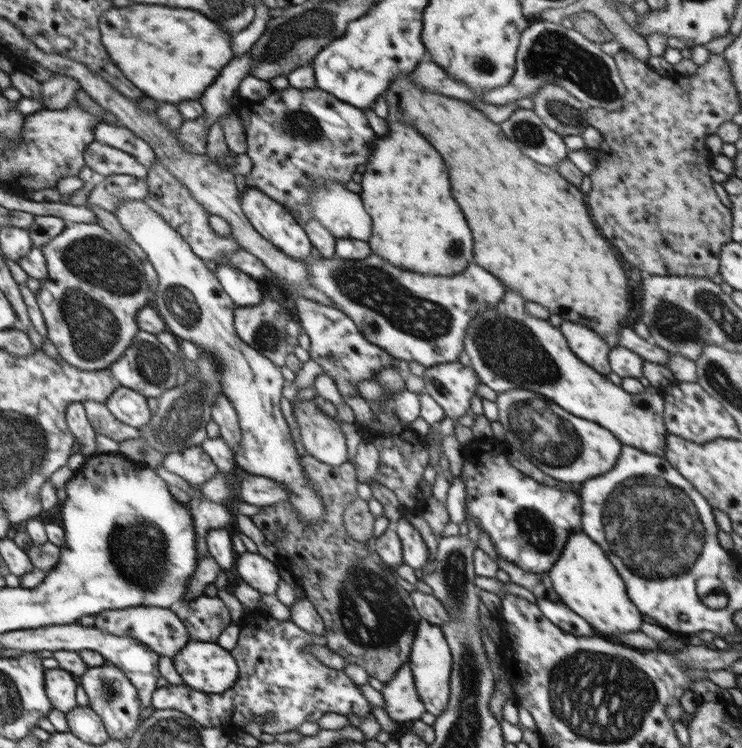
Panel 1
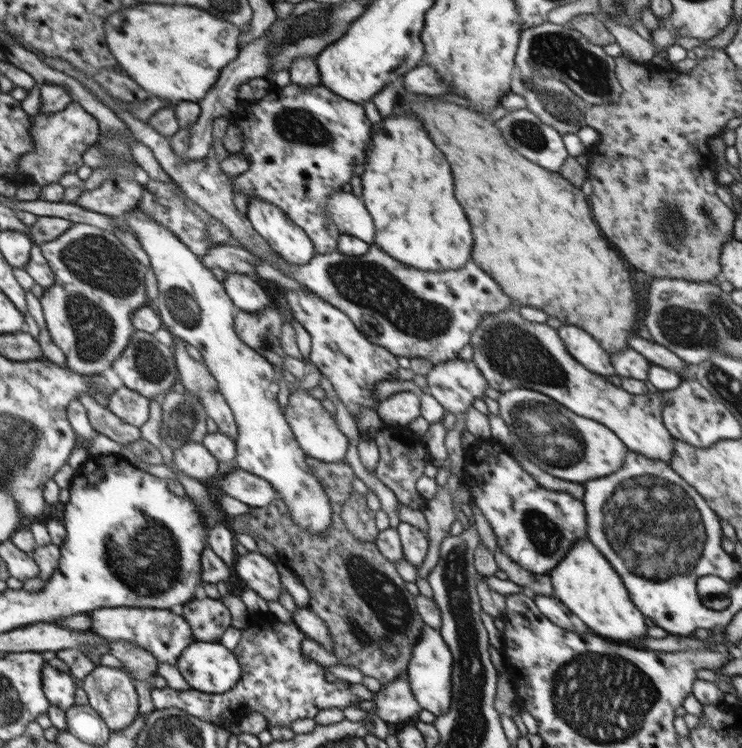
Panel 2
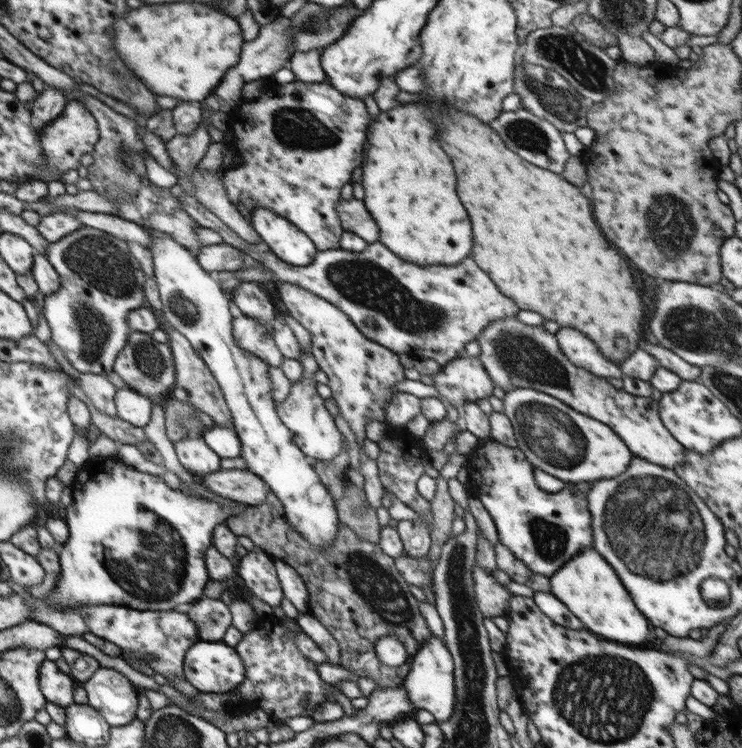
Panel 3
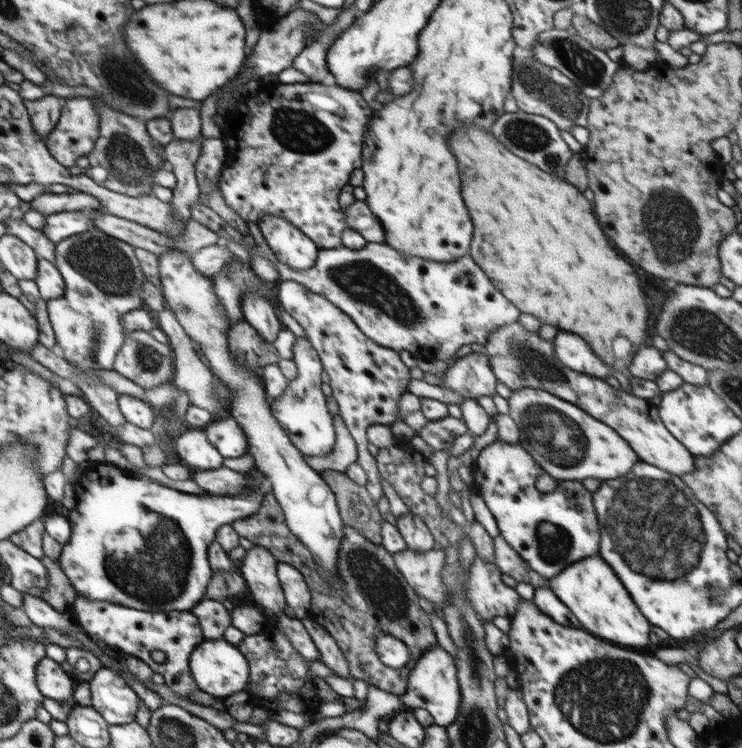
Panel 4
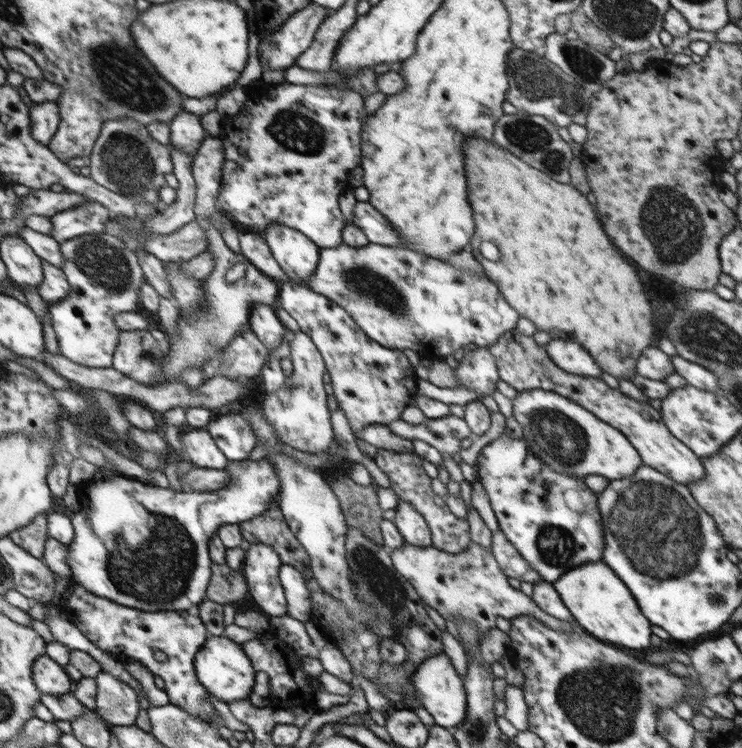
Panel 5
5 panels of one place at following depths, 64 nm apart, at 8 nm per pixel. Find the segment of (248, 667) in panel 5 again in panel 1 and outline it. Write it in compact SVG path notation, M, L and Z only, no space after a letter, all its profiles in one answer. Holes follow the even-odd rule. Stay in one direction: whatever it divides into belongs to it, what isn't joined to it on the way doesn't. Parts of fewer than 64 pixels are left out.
M190 640L172 659L184 685L203 693L222 694L238 678L236 660L215 642Z

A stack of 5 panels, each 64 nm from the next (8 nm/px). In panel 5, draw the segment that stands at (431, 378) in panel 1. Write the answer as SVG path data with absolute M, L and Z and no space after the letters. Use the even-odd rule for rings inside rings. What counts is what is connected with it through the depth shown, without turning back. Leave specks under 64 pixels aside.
M473 347L472 351L462 357L455 369L458 386L482 396L491 396L500 380L495 360L488 347Z

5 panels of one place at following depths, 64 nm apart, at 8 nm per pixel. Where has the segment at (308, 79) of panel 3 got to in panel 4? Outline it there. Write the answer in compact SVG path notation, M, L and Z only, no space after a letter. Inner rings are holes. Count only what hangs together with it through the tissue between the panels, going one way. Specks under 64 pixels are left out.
M354 7L344 8L334 23L328 25L324 33L316 36L314 42L302 49L302 52L294 59L292 67L302 72L304 76L308 76L312 83L334 85L336 78L328 70L326 55L328 55L330 45L333 45L338 36L346 32L353 24L356 15L358 13Z

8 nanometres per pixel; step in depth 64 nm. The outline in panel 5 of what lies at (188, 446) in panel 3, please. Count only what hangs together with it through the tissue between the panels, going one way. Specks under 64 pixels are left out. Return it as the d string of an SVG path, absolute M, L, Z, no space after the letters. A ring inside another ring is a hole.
M193 428L184 433L180 440L180 449L198 468L224 469L227 466L226 456L218 449L205 428Z

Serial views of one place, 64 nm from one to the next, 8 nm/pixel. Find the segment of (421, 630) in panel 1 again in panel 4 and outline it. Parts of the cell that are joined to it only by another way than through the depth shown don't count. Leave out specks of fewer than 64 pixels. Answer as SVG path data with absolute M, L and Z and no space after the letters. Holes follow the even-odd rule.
M439 645L430 648L424 652L408 677L406 692L399 695L402 701L411 710L415 708L424 708L433 716L434 724L447 727L451 725L458 713L460 713L460 684L458 684L455 658Z

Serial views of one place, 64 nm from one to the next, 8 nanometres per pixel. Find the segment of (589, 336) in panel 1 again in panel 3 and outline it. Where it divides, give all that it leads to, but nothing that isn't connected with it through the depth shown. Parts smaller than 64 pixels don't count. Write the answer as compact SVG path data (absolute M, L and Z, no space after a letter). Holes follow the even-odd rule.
M560 328L555 335L562 352L576 366L580 366L600 378L623 380L625 377L619 370L619 366L606 360L606 357L600 354L598 346L590 338L586 338L580 330Z

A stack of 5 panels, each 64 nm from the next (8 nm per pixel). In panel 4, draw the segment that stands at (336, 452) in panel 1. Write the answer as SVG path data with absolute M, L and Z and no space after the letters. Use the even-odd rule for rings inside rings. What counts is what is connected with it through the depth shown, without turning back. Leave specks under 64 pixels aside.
M298 336L294 342L294 362L298 370L295 380L288 382L284 394L279 398L270 398L271 410L278 423L284 428L286 435L297 450L306 456L328 456L336 444L333 417L328 412L326 398L322 393L321 374L323 371L320 357L307 338Z

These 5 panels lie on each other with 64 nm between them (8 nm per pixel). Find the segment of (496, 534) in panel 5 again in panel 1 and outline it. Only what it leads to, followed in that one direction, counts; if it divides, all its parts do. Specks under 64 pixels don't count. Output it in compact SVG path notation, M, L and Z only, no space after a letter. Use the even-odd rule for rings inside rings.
M499 555L496 562L500 569L508 573L511 582L514 582L514 584L524 586L524 588L533 592L534 596L537 598L548 598L550 600L558 601L559 596L554 592L550 577L547 573L536 574L526 572L525 570L522 570L522 568L518 568L518 566L512 564L512 562L504 560L504 558Z

